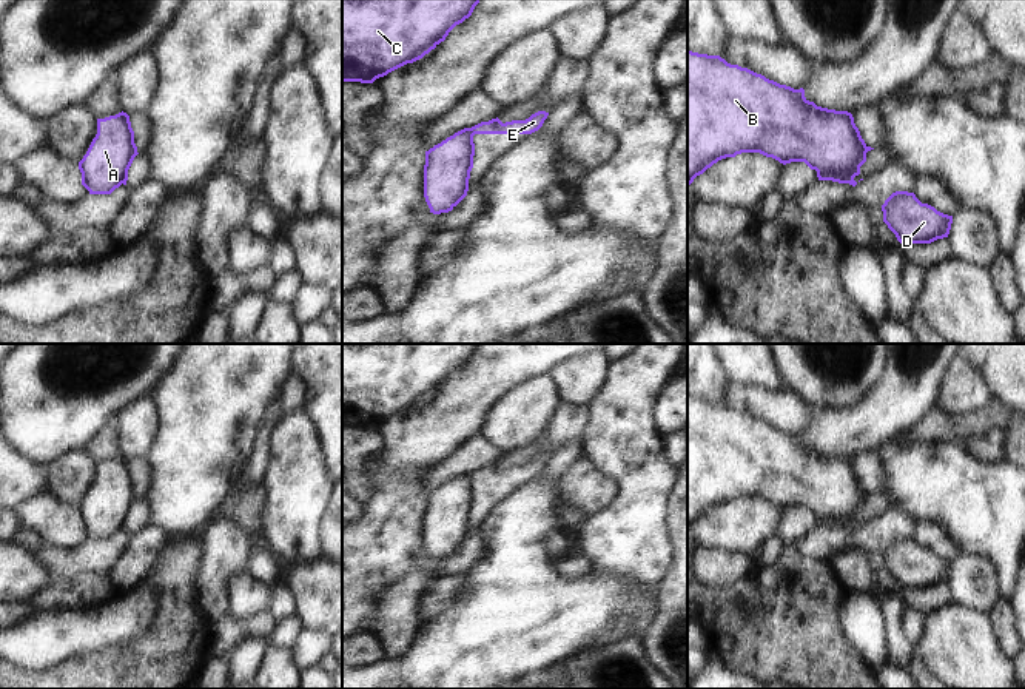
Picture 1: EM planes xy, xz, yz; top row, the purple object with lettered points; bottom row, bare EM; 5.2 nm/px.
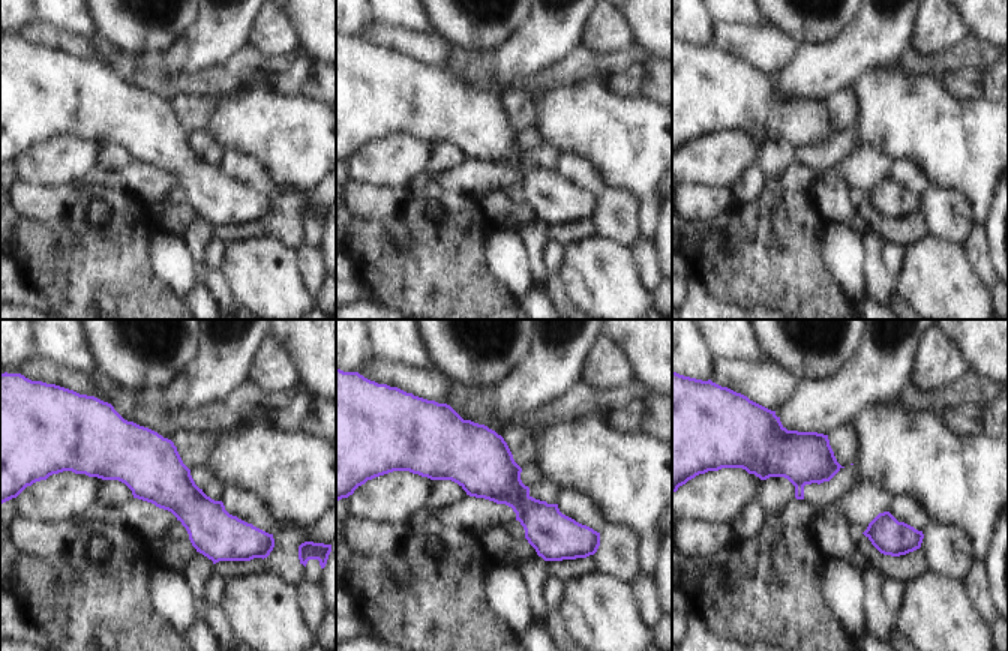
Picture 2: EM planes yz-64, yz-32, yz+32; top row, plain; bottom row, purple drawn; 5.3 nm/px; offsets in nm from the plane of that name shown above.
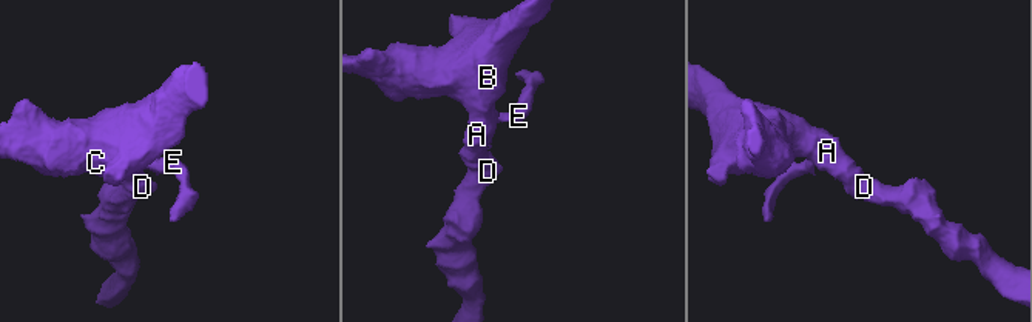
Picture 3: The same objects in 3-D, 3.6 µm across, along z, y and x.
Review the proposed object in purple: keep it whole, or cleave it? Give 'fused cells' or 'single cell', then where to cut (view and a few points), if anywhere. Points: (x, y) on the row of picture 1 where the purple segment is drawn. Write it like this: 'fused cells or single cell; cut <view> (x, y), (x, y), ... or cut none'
fused cells; cut yz (859, 167), (845, 174), (817, 173)

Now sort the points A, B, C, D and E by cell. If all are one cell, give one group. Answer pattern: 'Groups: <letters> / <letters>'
Groups: A B C D / E

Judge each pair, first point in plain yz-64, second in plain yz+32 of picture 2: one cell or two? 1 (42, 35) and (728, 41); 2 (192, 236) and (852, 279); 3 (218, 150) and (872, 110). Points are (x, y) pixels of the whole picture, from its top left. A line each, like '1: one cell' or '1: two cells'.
1: one cell
2: two cells
3: two cells

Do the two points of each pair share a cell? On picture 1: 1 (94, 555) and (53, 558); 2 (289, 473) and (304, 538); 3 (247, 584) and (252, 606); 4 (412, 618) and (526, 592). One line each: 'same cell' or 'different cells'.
1: same cell
2: same cell
3: same cell
4: different cells

